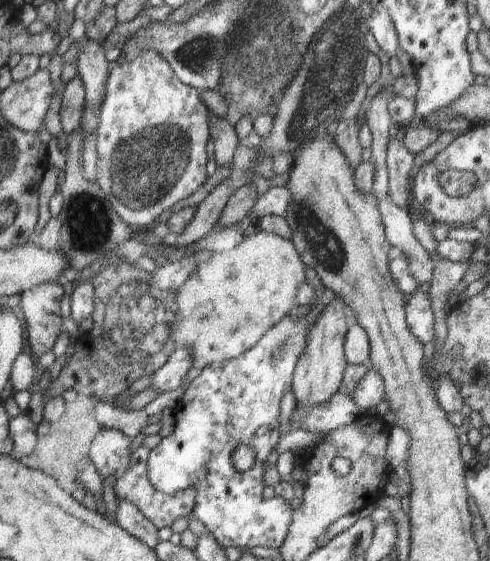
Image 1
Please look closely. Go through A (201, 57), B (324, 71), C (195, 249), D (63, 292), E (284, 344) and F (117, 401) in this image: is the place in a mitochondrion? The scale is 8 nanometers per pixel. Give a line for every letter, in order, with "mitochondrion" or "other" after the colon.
A: mitochondrion
B: mitochondrion
C: other
D: other
E: mitochondrion
F: other

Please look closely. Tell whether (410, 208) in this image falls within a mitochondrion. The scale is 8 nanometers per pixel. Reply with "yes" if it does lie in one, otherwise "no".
no

